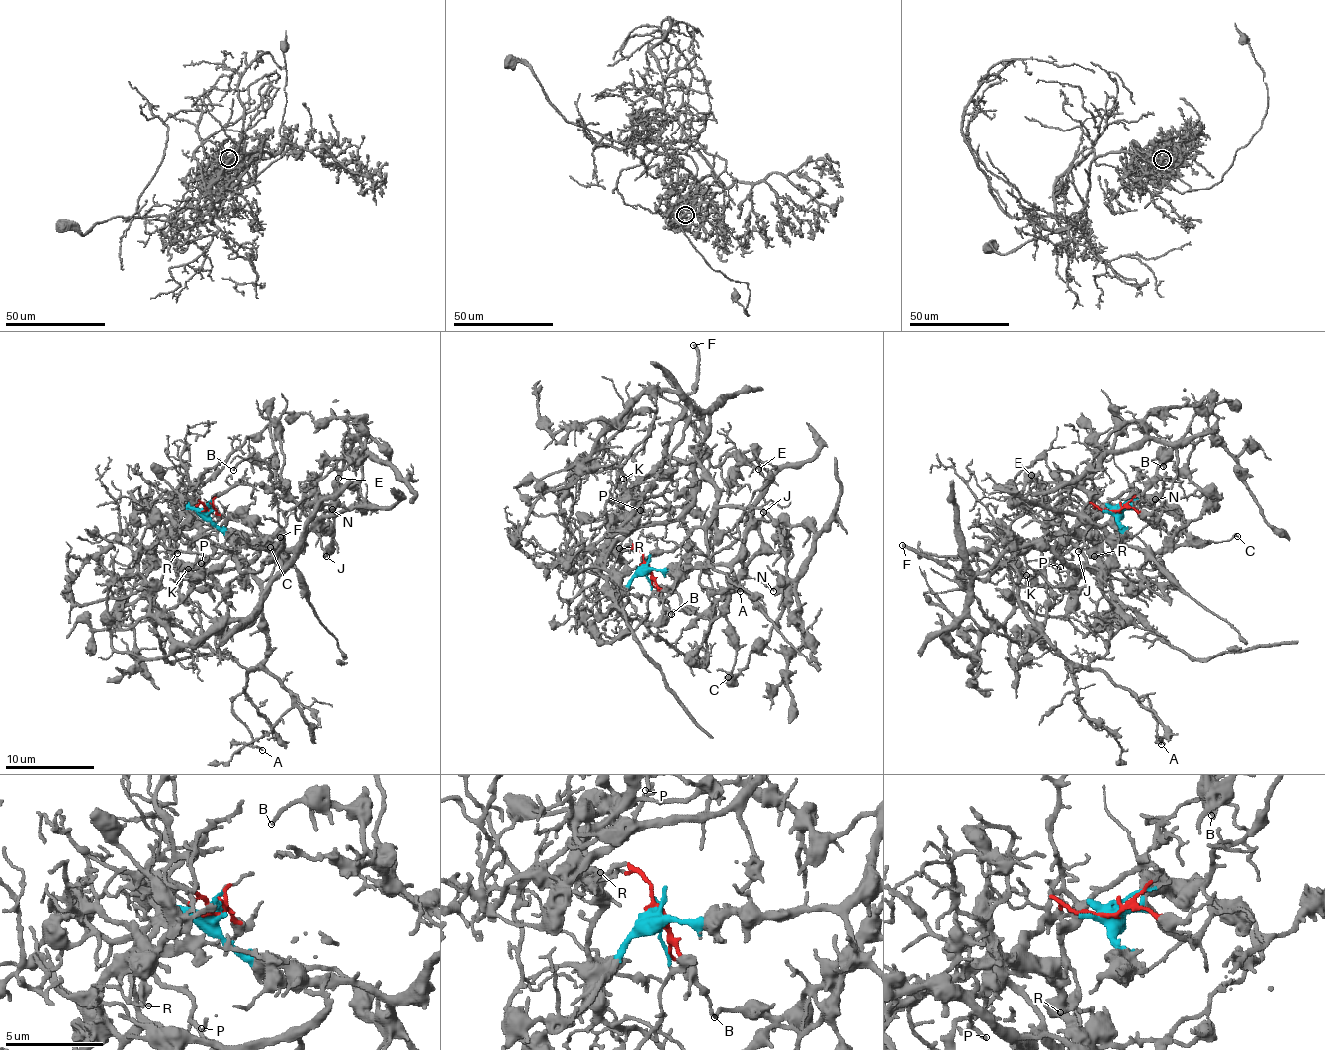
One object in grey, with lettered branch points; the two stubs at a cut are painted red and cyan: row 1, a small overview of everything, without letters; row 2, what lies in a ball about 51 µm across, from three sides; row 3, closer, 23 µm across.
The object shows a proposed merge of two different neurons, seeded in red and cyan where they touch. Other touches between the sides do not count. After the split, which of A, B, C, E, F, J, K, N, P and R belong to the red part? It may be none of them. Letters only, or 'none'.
A, F, K, P, R

